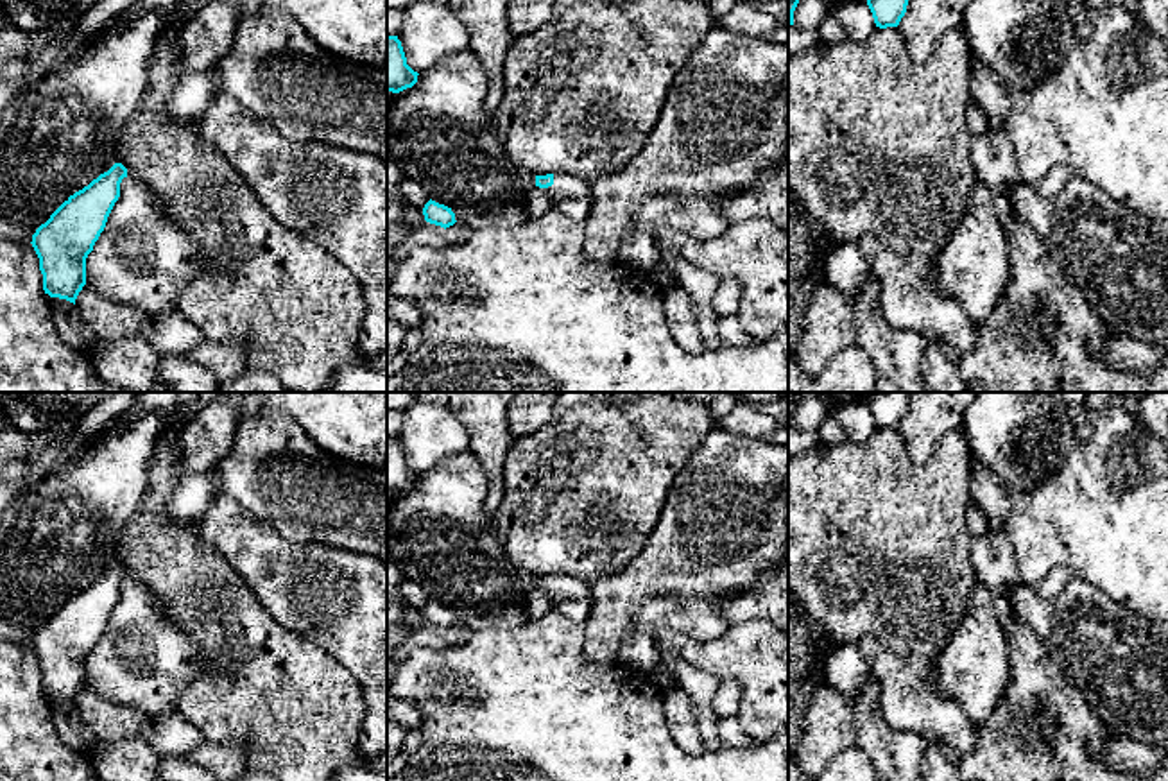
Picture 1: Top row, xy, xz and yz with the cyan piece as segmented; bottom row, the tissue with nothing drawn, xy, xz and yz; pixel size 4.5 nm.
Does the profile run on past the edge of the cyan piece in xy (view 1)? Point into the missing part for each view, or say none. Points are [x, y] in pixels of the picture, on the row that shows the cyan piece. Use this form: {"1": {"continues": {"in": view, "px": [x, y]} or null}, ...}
{"1": {"continues": null}}

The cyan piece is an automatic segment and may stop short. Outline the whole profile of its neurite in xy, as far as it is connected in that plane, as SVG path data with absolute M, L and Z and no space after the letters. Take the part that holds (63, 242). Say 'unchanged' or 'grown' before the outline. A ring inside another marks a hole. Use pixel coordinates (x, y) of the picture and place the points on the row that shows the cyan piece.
unchanged; M115 163L88 186L70 195L32 235L43 290L50 297L75 299L86 285L86 258L120 197L127 168Z

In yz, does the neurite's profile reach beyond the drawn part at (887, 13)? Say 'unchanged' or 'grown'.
unchanged

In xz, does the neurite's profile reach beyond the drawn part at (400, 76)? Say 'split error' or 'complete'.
complete

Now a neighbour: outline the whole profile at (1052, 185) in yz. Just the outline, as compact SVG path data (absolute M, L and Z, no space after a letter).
M1057 165L1039 183L1028 186L1044 199L1055 199L1071 177L1073 174L1066 167Z

